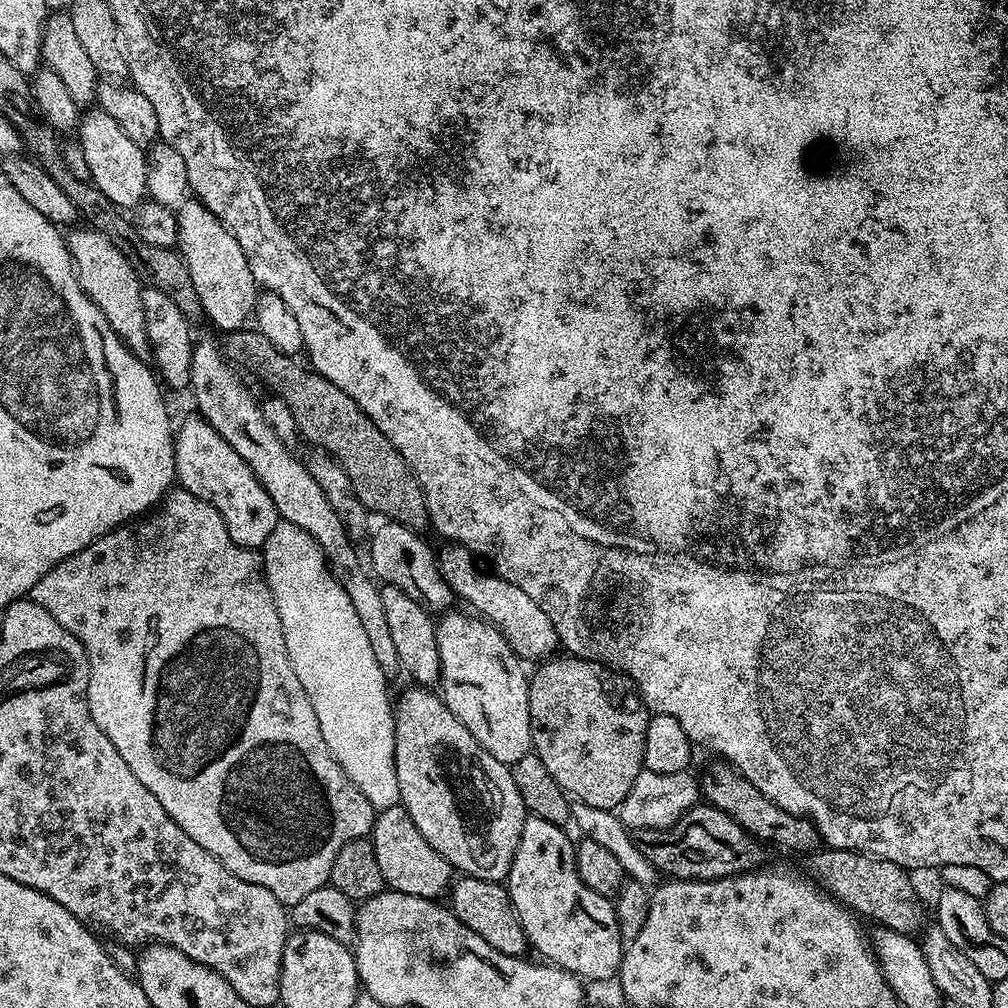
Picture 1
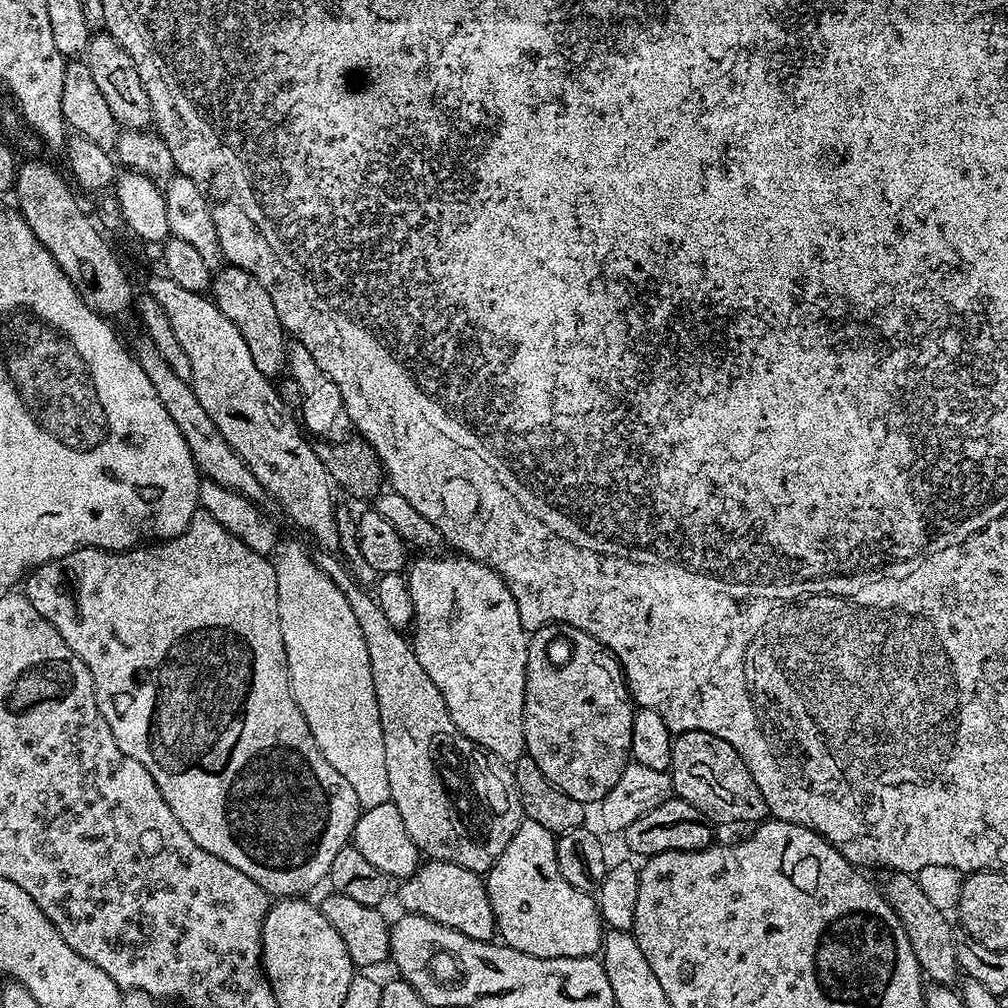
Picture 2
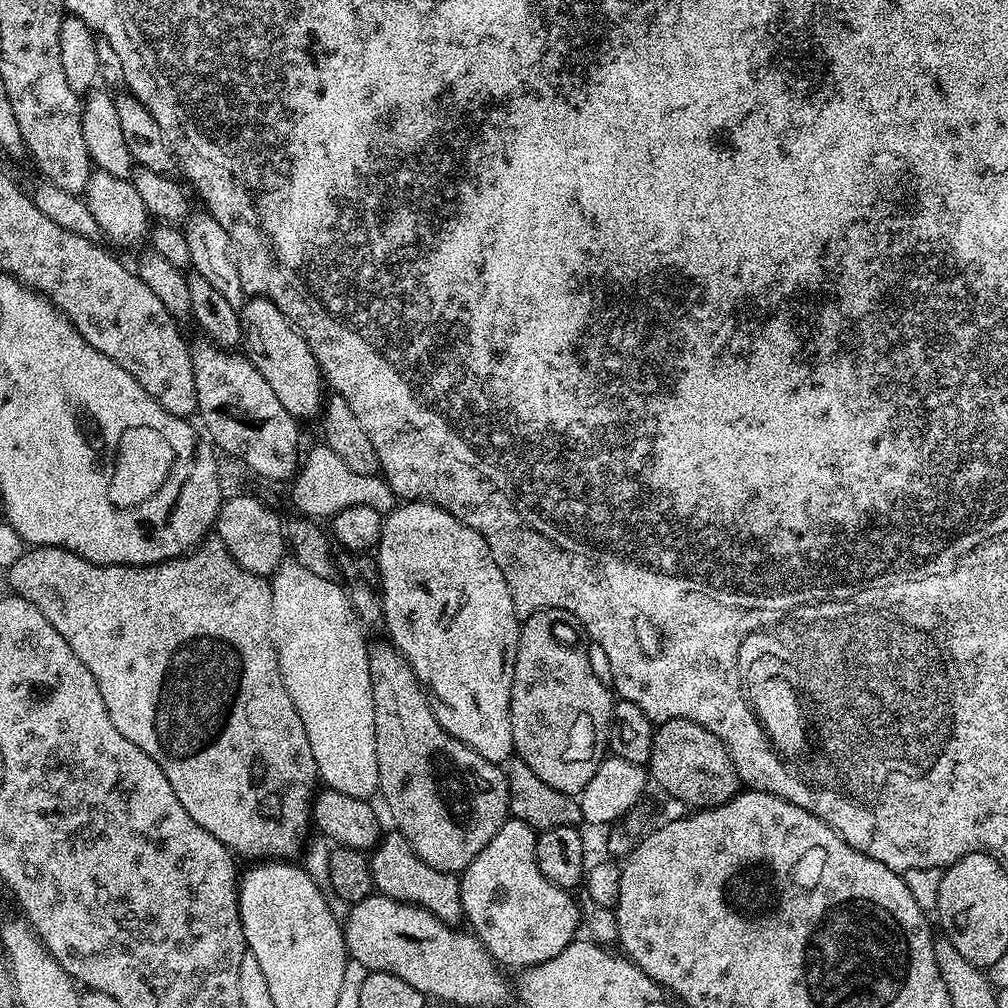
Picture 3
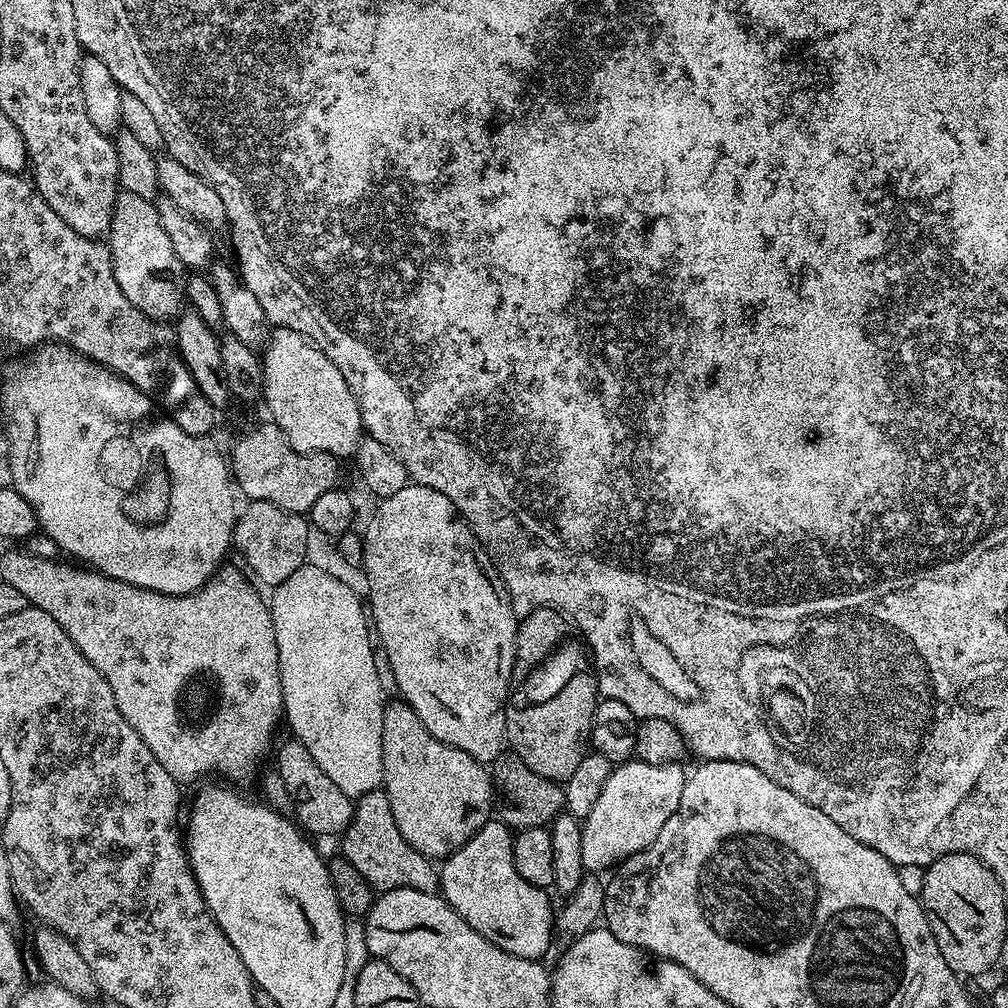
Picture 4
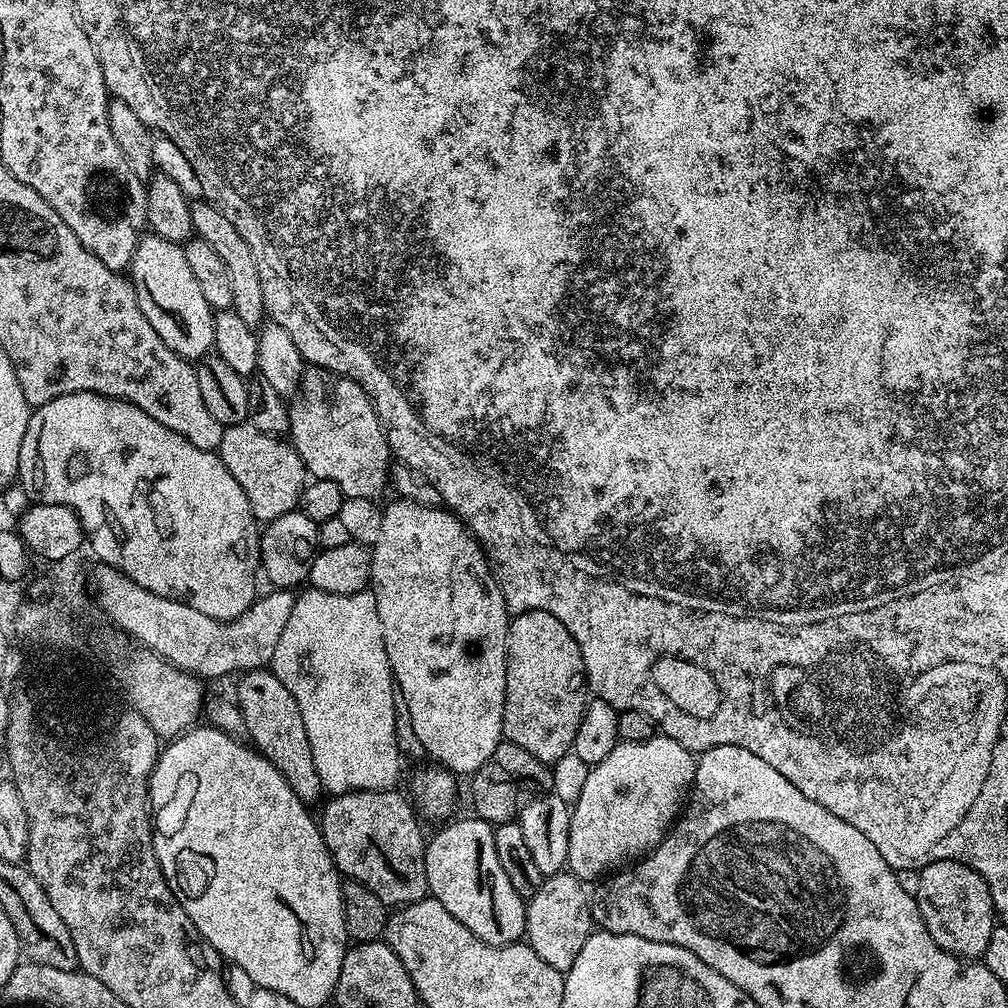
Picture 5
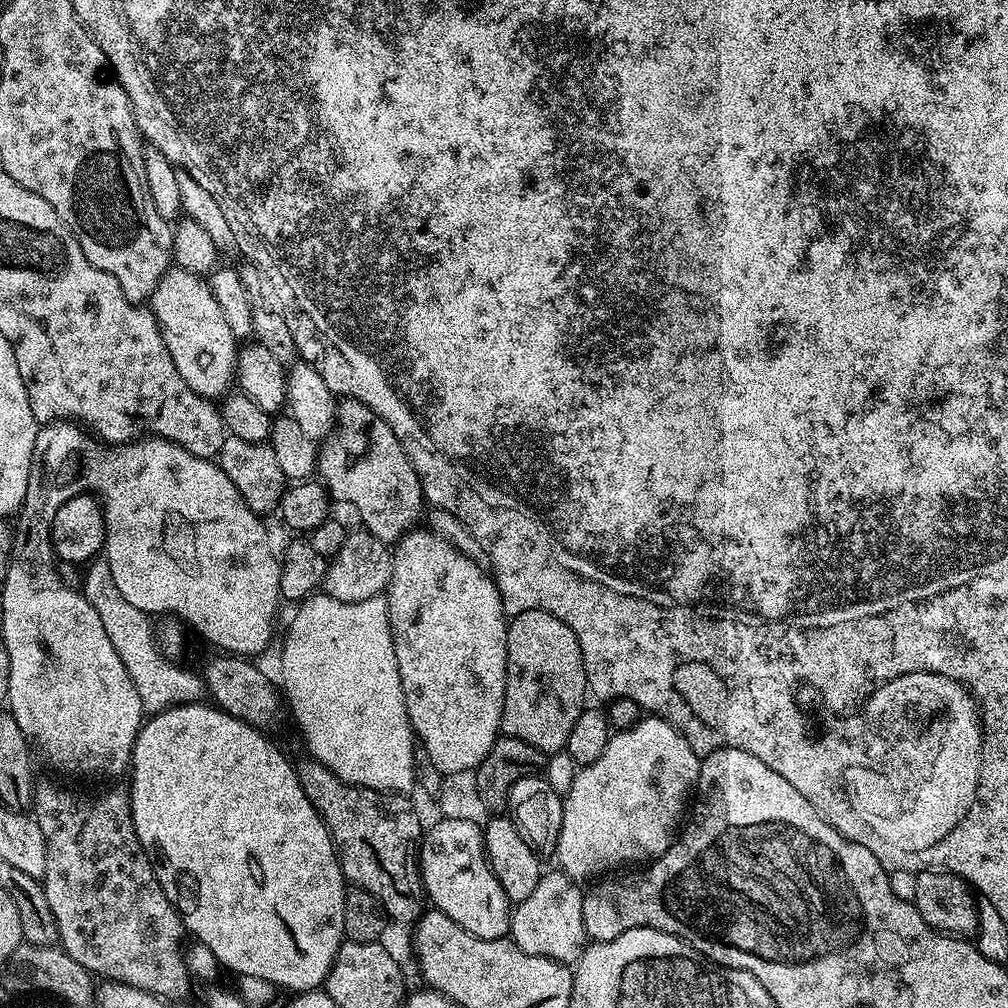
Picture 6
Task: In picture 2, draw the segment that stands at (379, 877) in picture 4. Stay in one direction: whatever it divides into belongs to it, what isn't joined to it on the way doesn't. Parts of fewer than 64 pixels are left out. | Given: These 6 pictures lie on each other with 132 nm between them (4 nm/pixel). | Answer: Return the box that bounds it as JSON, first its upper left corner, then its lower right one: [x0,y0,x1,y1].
[399,859,496,940]

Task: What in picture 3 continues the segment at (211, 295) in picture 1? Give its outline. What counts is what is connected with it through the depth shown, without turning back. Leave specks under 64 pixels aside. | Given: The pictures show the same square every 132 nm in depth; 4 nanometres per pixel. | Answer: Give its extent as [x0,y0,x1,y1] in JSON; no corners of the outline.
[239,296,326,422]

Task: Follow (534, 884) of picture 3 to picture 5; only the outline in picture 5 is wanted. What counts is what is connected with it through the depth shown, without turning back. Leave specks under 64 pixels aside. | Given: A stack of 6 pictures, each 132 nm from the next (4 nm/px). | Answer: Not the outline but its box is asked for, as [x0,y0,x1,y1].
[424,819,526,946]

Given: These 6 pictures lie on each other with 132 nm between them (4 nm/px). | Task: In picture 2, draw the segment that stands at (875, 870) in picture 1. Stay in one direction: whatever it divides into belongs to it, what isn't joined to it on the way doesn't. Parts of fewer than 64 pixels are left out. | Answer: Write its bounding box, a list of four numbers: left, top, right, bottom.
[886,871,961,984]

